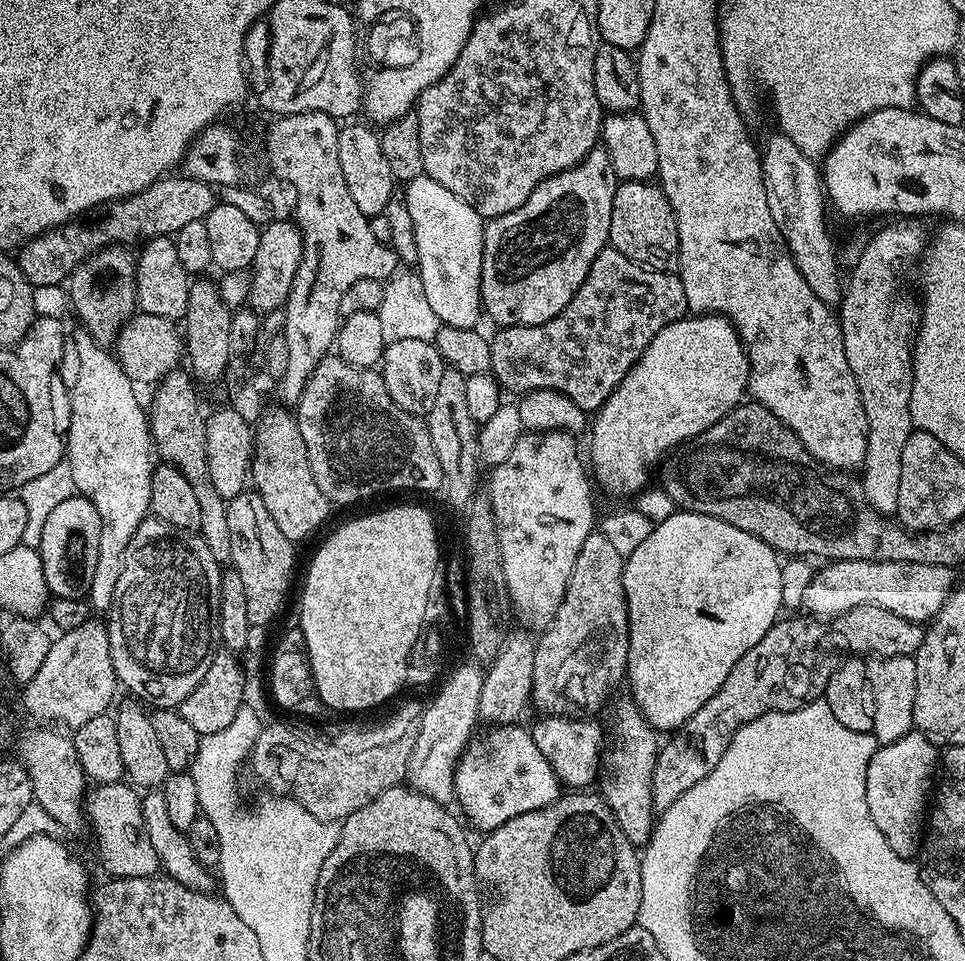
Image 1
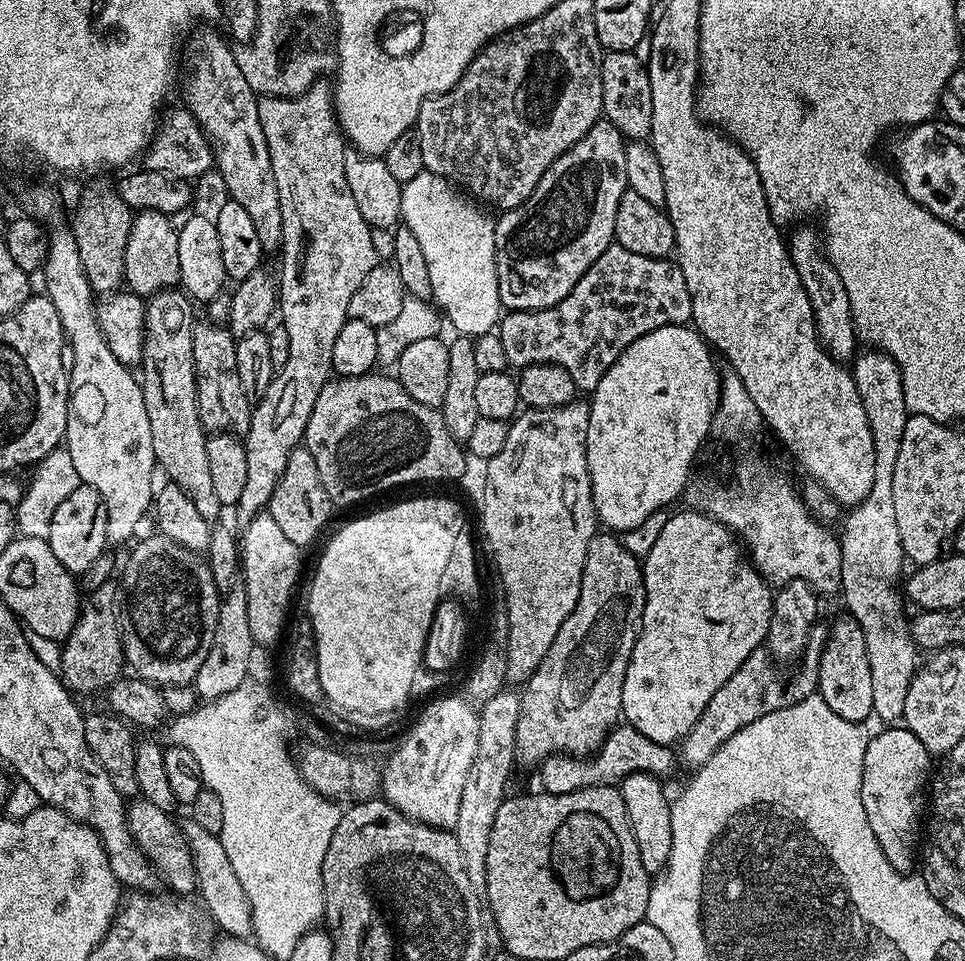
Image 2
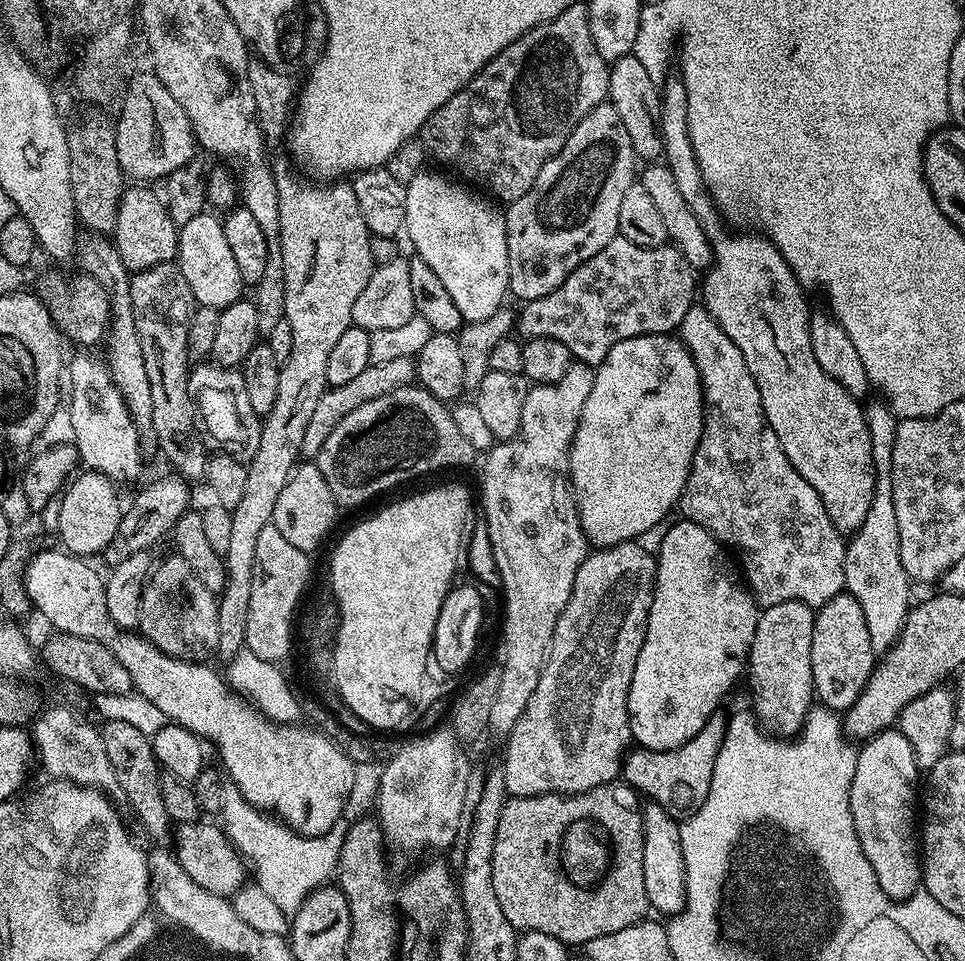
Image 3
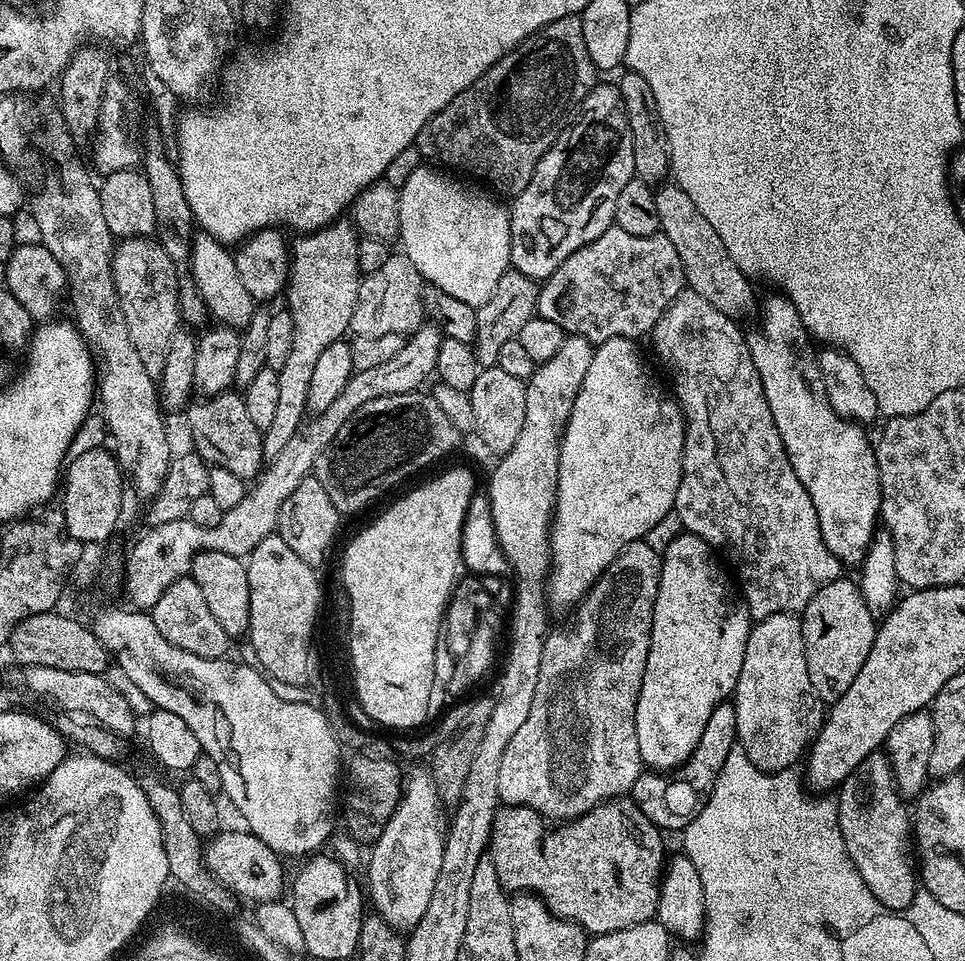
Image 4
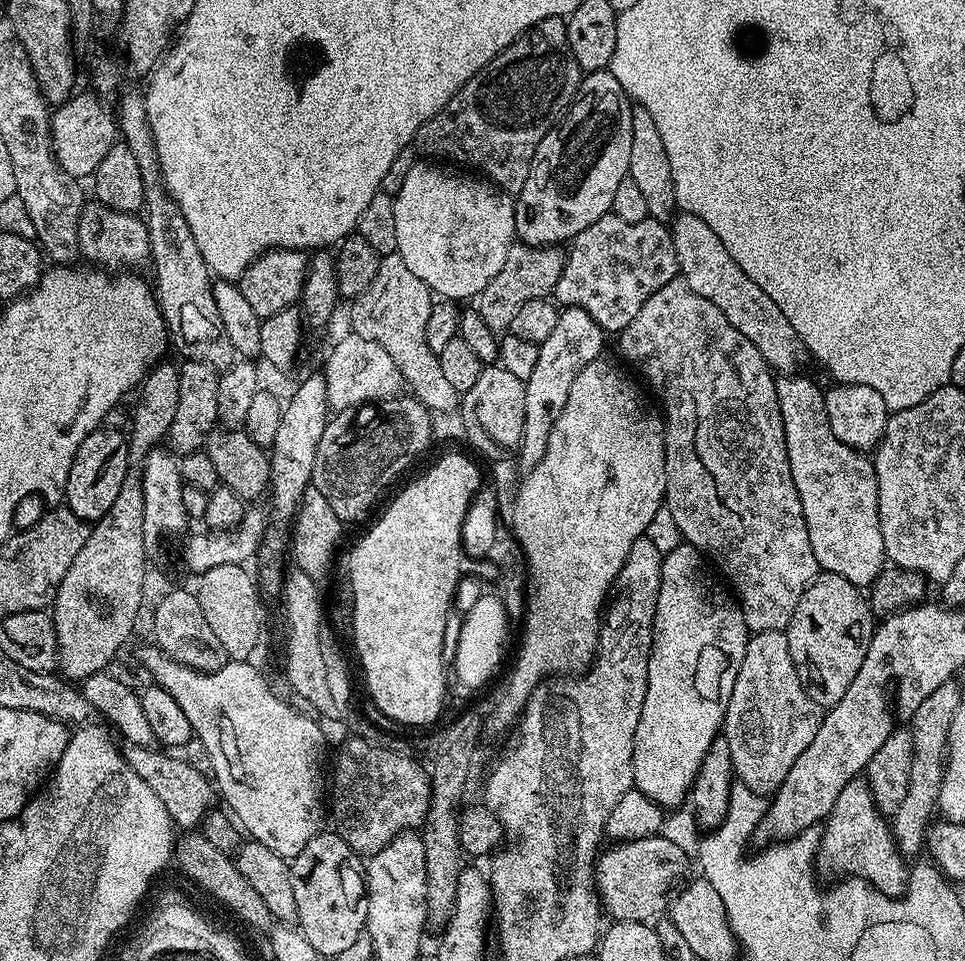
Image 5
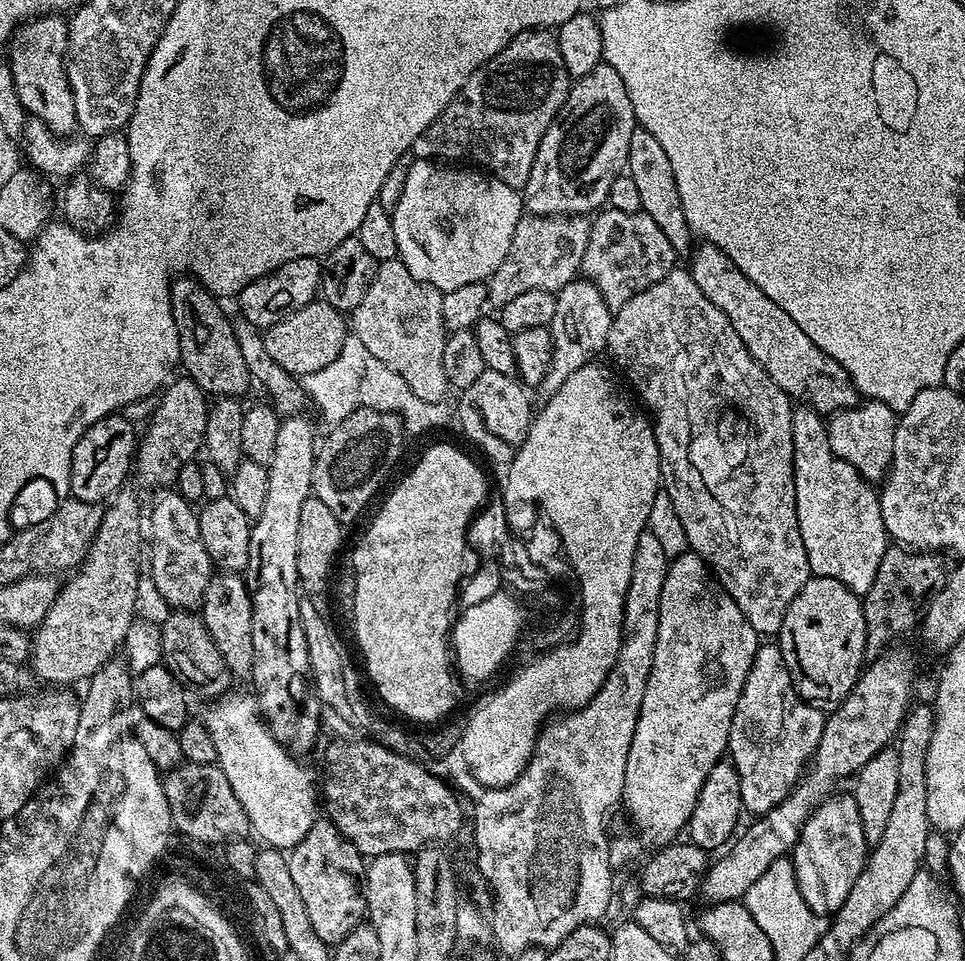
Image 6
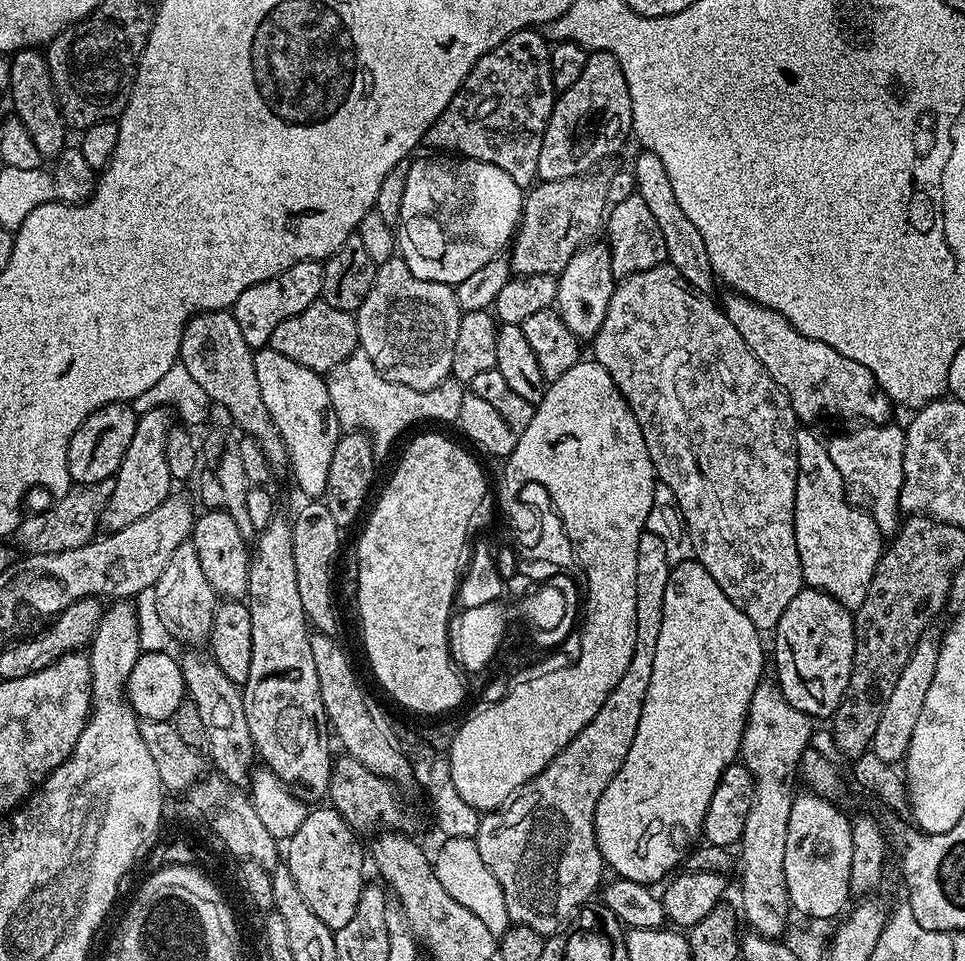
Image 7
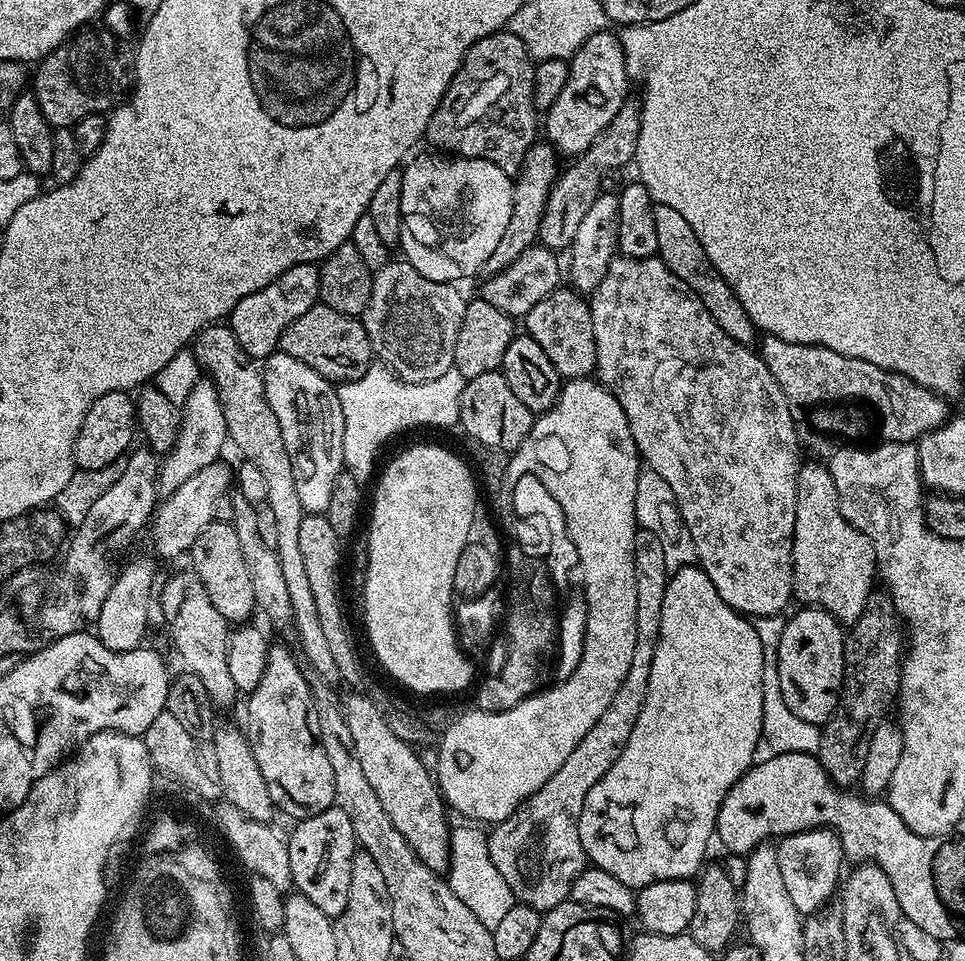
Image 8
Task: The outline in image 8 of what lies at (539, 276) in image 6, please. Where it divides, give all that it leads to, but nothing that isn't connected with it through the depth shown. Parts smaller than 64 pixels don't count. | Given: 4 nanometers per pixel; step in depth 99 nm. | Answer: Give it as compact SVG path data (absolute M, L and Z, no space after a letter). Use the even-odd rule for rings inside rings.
M632 98L625 99L624 105L614 114L614 122L594 138L594 142L579 156L571 161L572 164L563 169L557 175L553 184L546 210L542 214L540 223L539 243L545 248L553 250L567 249L574 238L578 225L582 223L582 217L594 206L594 198L598 198L604 188L604 176L607 172L624 170L624 167L631 165L636 158L638 150L638 130L640 129L640 104L632 101Z

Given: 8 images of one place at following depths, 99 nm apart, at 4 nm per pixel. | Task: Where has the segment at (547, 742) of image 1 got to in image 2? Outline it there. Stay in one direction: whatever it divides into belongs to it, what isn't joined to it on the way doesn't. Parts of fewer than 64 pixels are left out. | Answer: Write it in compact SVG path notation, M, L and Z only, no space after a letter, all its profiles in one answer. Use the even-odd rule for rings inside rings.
M624 722L608 733L600 749L591 758L579 760L574 756L557 754L540 761L539 787L550 794L570 794L572 790L582 790L595 784L616 786L630 774L639 772L649 772L652 776L667 778L675 768L678 768L678 756L671 747L650 742L646 734L638 734L638 730Z

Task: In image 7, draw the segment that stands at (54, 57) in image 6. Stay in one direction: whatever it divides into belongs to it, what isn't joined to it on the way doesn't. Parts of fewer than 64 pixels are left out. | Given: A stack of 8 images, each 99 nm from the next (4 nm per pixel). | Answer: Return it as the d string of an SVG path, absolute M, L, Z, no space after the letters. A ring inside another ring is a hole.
M24 48L11 57L10 66L10 97L11 111L20 119L22 126L34 141L40 156L48 162L55 161L69 143L70 129L64 123L64 116L56 101L56 91L50 78L48 57L43 51L34 48Z

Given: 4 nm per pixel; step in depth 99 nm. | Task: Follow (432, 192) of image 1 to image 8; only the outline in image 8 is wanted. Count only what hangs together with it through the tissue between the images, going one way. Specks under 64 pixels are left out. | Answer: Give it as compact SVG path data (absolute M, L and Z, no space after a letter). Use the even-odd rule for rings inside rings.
M432 154L436 156L420 156L412 165L409 163L403 169L404 177L402 178L402 234L400 235L399 251L402 250L403 259L408 261L410 266L414 266L414 270L418 270L418 274L422 274L422 278L430 278L430 282L442 282L443 284L451 284L453 282L461 282L467 276L472 276L477 271L483 269L486 258L490 258L490 254L494 254L498 242L502 238L502 233L506 231L506 225L510 222L510 210L514 210L514 183L513 177L507 176L498 166L494 166L494 162L486 162L485 160L471 160L465 156L454 156L451 154Z

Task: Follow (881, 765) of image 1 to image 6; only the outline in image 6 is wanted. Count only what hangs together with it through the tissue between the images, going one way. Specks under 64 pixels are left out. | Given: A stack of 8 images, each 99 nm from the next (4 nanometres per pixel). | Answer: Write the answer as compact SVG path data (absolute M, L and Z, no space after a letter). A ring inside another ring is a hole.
M850 794L836 795L829 795L812 811L810 818L802 826L798 842L792 847L790 853L798 890L802 894L802 902L806 902L806 906L810 906L810 910L814 910L817 916L825 918L835 914L842 906L842 902L846 902L846 894L850 894L850 886L858 882L858 874L862 874L870 851L866 834L862 830L862 817L858 814L858 802L854 802Z

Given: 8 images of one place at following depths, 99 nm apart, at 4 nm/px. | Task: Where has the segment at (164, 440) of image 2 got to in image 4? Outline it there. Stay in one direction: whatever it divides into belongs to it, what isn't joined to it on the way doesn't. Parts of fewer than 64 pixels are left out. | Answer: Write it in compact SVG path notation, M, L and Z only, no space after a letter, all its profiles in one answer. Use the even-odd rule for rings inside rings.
M146 236L124 238L112 249L112 277L118 302L122 306L122 318L126 318L126 330L130 330L130 342L146 366L146 374L158 378L166 360L170 338L181 327L178 294L181 281L176 280L175 261L155 239Z

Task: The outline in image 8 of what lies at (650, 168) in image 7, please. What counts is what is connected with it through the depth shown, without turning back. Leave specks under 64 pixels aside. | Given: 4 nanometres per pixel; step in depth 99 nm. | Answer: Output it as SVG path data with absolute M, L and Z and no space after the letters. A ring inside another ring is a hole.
M656 204L654 227L658 234L658 255L661 262L675 276L682 278L682 282L686 282L686 286L690 286L690 290L694 290L698 298L702 298L702 306L710 310L710 318L714 318L714 322L718 322L718 326L722 326L722 330L726 330L726 334L730 334L734 342L755 345L758 340L758 335L756 336L758 328L754 323L754 317L742 306L742 302L738 302L726 278L722 278L722 274L714 270L714 262L706 258L706 250L702 250L702 242L698 242L698 234L694 234L690 222L686 222L686 218L682 218L682 214L674 210L674 206Z

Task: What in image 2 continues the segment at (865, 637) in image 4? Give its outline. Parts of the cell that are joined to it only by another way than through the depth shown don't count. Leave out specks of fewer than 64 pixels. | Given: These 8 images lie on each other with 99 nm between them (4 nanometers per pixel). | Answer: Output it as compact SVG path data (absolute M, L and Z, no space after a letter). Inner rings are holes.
M841 615L841 620L836 620L828 628L828 641L824 643L820 669L818 670L818 695L838 714L838 718L846 718L855 724L867 721L867 716L873 715L874 685L870 682L870 658L866 658L866 638L862 634L862 626L851 616Z

